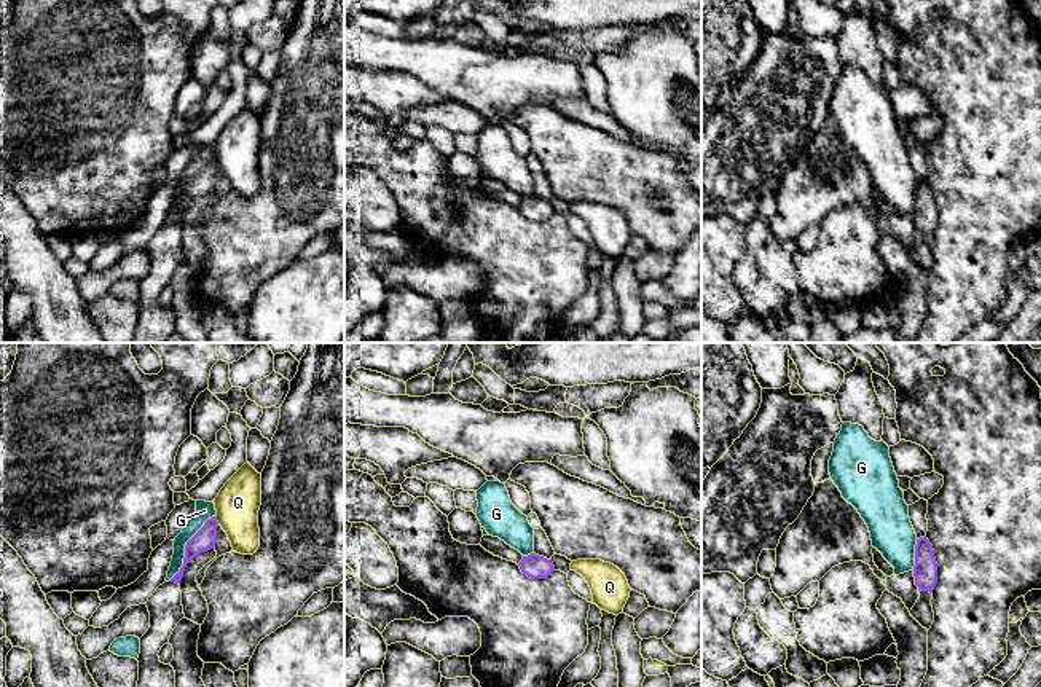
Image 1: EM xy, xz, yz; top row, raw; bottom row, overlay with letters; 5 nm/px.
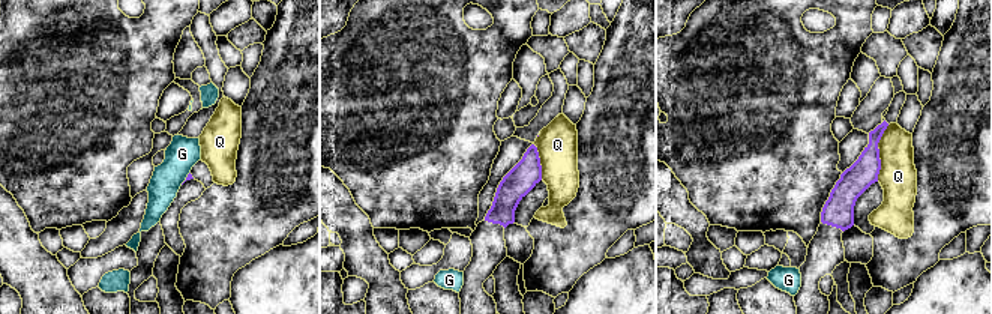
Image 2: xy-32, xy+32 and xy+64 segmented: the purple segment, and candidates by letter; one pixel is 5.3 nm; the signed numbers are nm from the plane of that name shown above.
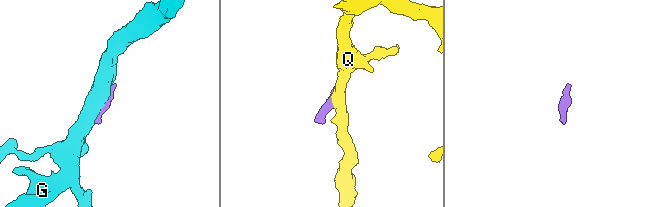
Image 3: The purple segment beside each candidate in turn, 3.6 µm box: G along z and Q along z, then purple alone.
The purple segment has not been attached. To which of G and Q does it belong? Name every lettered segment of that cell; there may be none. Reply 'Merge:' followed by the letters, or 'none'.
Merge: none

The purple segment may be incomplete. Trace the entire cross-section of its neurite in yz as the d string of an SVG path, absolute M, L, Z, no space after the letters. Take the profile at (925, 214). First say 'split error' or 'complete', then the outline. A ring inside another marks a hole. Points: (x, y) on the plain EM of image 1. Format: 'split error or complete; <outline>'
split error; M925 180L917 182L915 188L915 209L913 209L915 228L918 230L920 241L910 253L910 258L926 273L934 265L934 255L931 249L933 233L937 226L937 206L934 193L929 183Z

